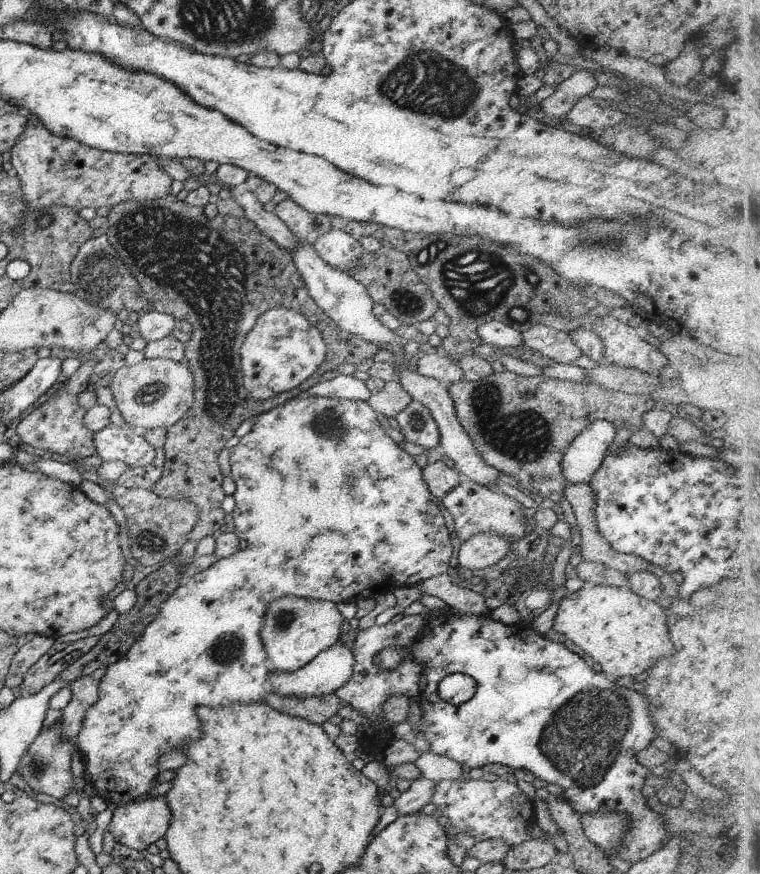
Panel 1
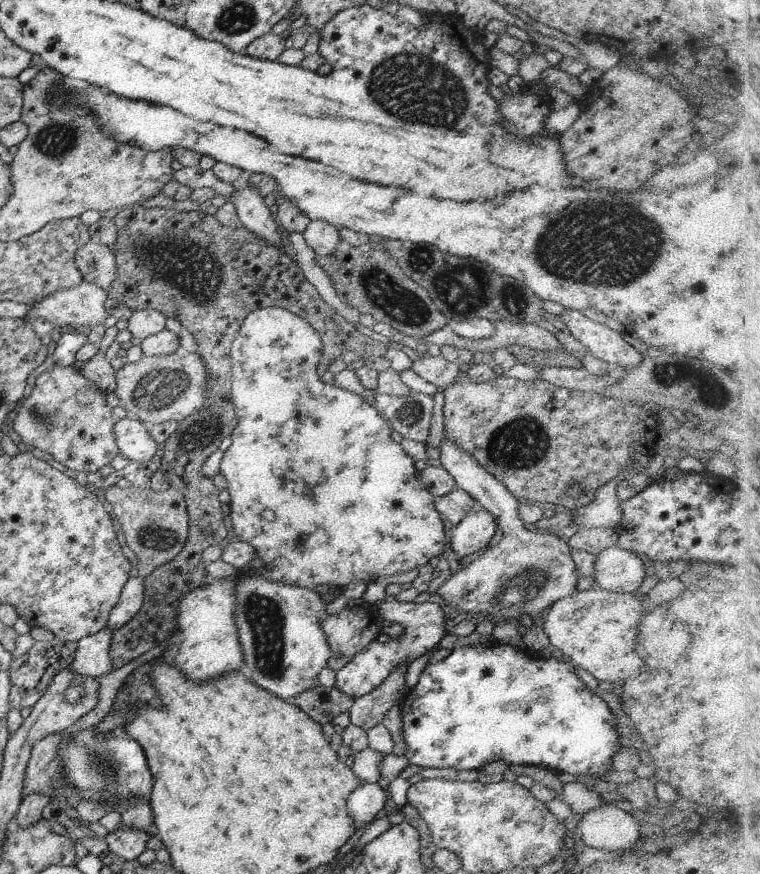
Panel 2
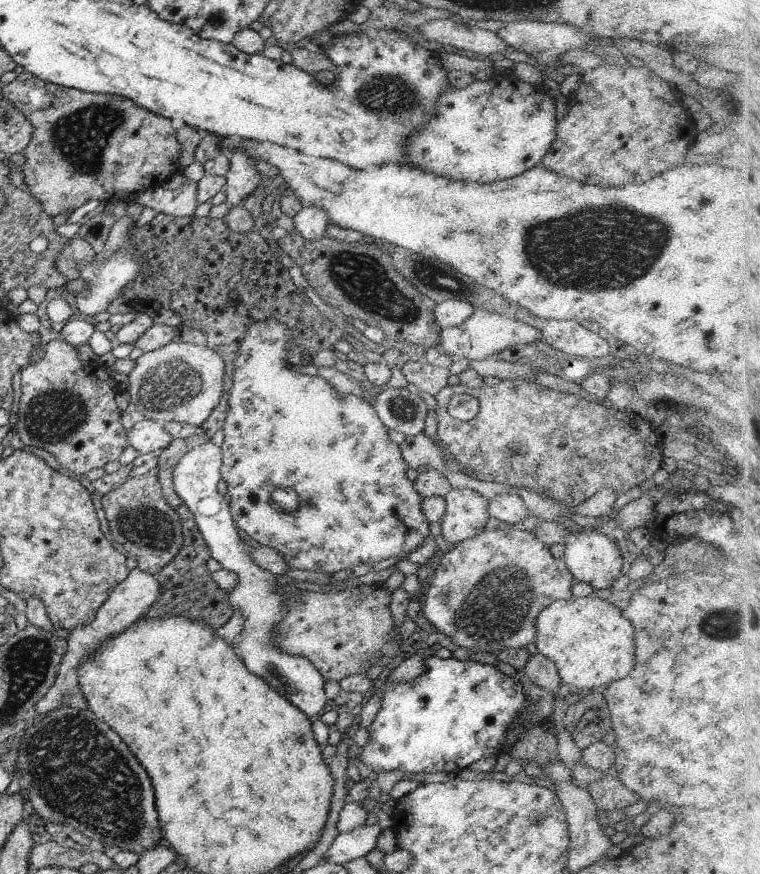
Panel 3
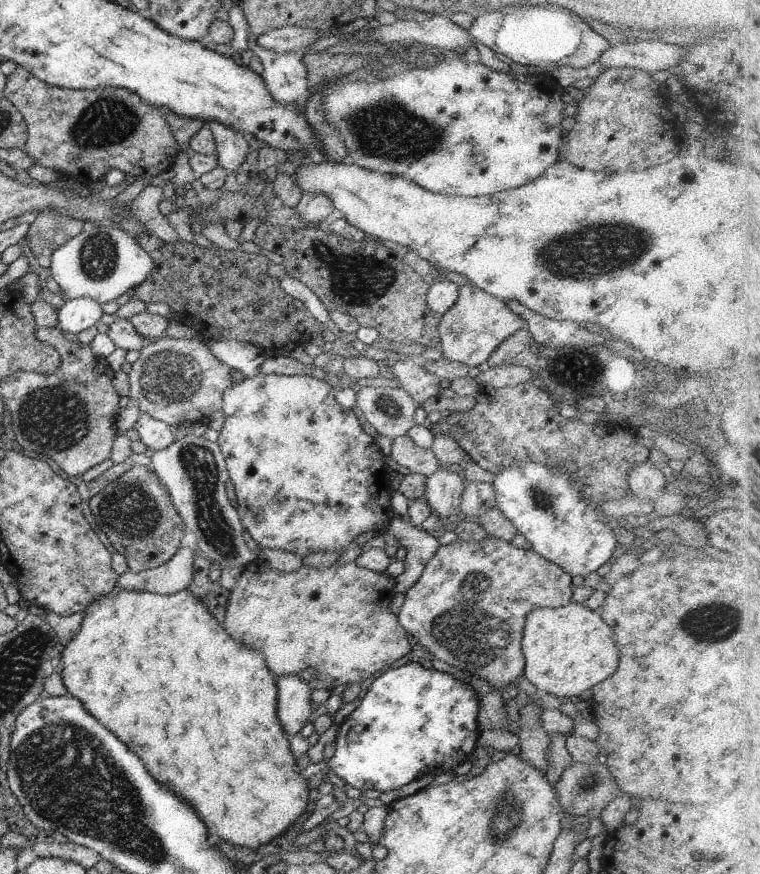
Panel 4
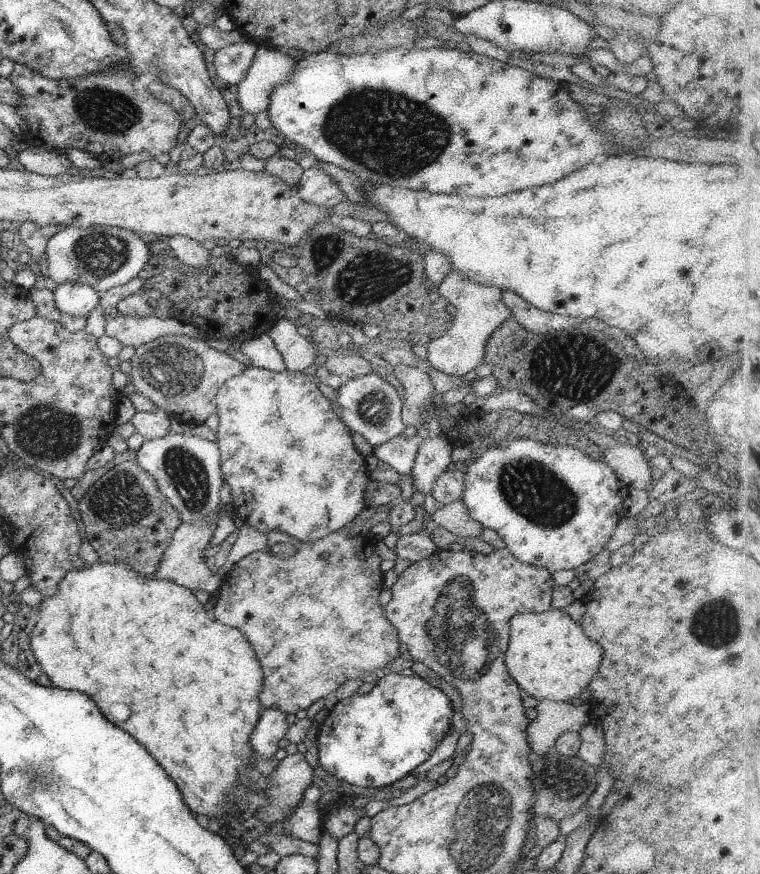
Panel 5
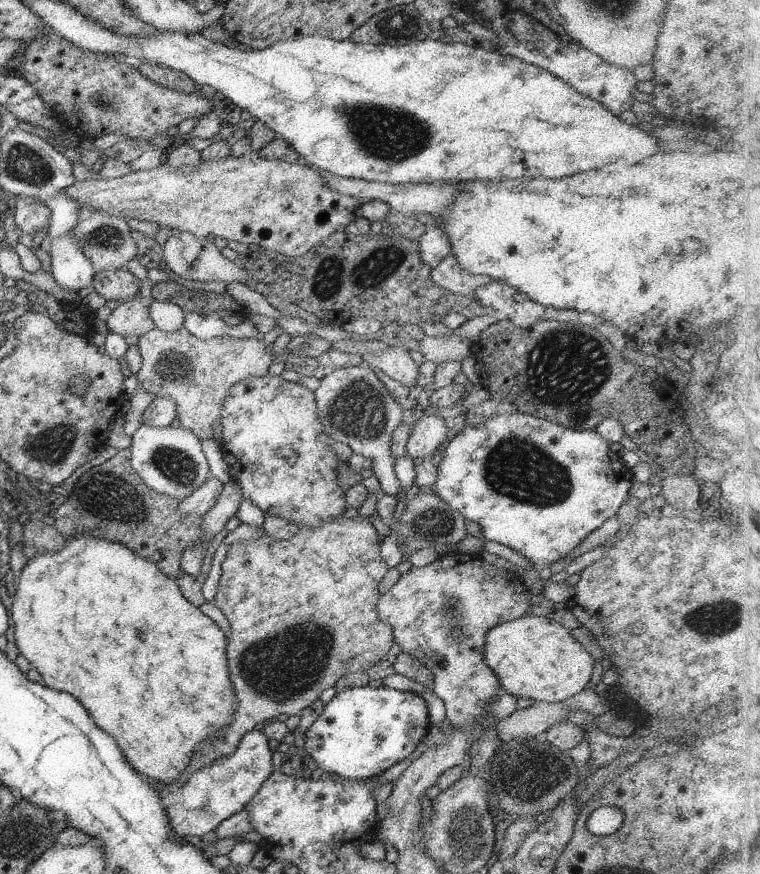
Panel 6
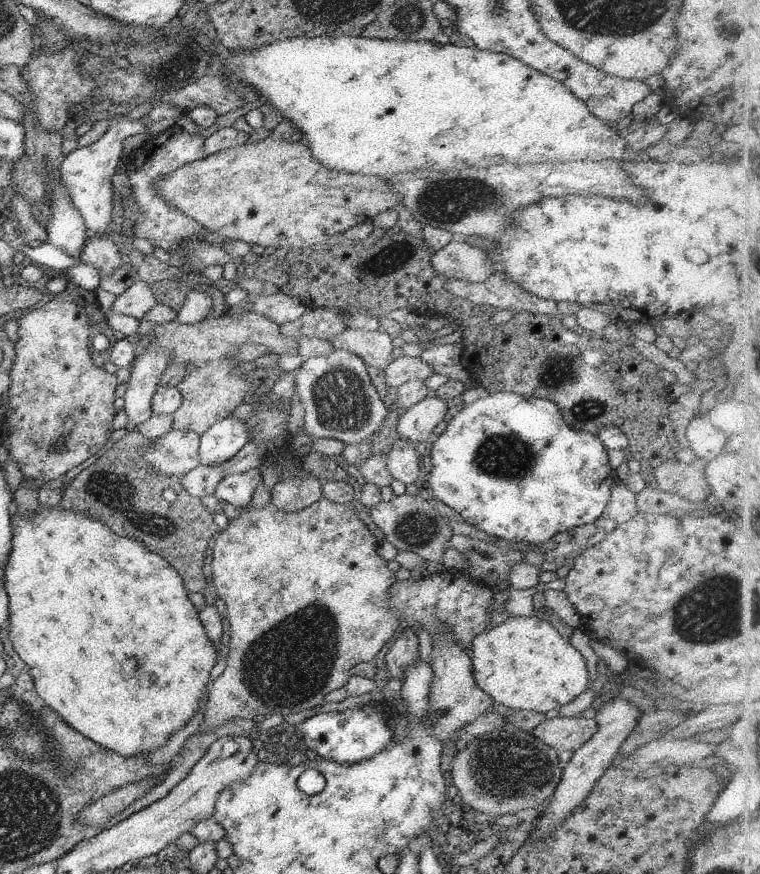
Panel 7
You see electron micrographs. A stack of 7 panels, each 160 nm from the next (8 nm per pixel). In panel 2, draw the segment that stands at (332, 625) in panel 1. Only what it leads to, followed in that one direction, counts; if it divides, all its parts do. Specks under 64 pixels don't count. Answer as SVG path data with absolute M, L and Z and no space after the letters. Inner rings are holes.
M253 570L232 591L234 619L244 656L239 672L284 701L317 685L317 673L326 666L330 655L326 636L320 627L326 613L319 594L303 587L267 581Z

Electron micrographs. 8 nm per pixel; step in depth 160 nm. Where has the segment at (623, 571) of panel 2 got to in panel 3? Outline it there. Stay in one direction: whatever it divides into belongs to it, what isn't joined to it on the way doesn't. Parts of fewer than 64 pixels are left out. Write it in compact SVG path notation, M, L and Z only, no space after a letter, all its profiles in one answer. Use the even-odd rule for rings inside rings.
M580 529L579 533L569 534L562 545L564 557L561 560L573 575L575 582L587 582L594 591L597 591L601 588L610 588L613 580L619 578L623 557L617 546L603 534L596 534L594 530Z

